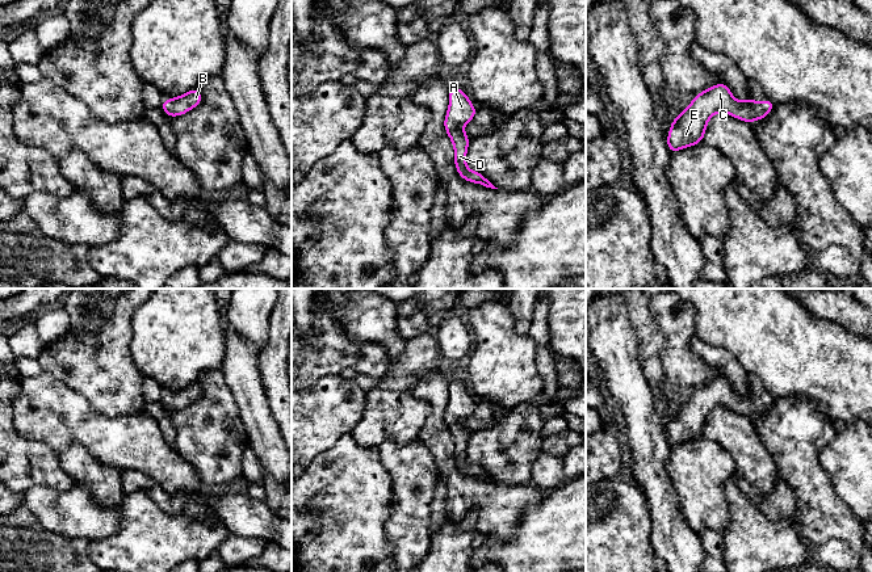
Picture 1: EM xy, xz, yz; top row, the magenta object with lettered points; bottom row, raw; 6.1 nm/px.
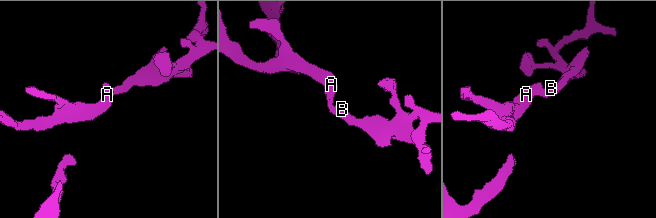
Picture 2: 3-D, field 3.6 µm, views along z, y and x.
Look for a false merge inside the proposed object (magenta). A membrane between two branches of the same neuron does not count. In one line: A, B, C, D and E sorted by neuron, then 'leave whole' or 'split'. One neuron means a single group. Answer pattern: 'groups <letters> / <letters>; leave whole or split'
groups A B C D E; leave whole

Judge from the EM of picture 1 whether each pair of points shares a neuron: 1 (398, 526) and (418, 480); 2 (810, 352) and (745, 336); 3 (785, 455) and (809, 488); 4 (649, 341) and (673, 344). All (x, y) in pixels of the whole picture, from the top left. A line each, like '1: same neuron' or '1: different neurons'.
1: same neuron
2: same neuron
3: same neuron
4: different neurons

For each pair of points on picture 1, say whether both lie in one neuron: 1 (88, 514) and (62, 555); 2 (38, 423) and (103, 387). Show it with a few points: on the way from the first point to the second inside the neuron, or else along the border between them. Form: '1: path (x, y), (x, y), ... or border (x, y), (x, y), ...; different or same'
1: border (43, 528), (65, 537), (88, 538), (91, 541); different
2: border (59, 379), (79, 391), (95, 409), (109, 416); different

